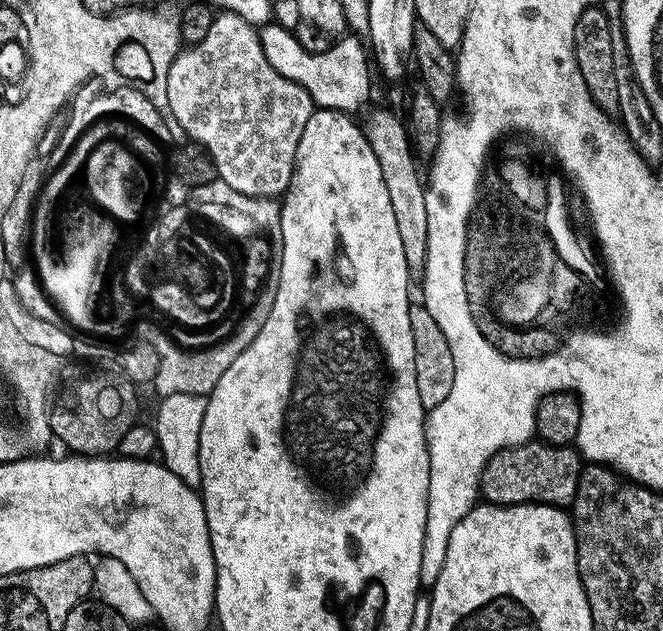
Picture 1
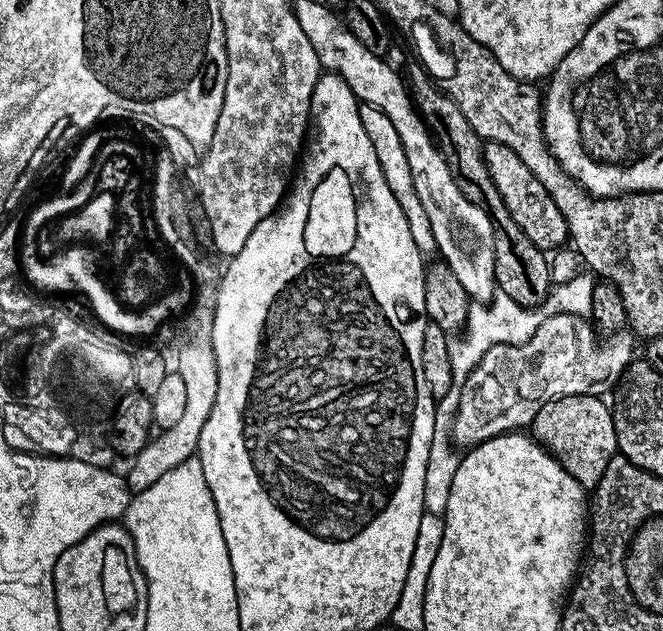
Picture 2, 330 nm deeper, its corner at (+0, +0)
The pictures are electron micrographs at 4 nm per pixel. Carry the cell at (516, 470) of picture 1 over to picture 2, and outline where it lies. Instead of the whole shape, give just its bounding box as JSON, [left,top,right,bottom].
[530,396,618,490]

